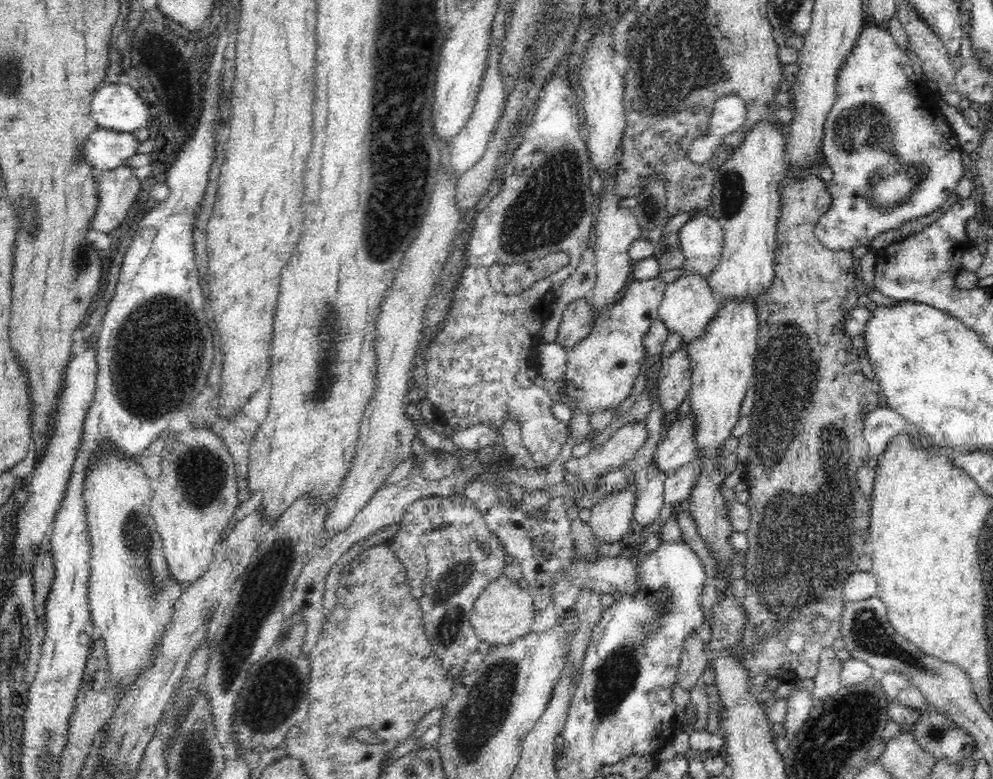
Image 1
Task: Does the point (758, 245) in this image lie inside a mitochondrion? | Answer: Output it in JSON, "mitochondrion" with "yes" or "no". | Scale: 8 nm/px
{"mitochondrion":"no"}

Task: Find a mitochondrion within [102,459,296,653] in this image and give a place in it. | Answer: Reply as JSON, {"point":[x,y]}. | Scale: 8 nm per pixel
{"point":[137,536]}

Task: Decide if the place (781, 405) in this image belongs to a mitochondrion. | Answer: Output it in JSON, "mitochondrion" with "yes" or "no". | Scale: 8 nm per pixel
{"mitochondrion":"yes"}

